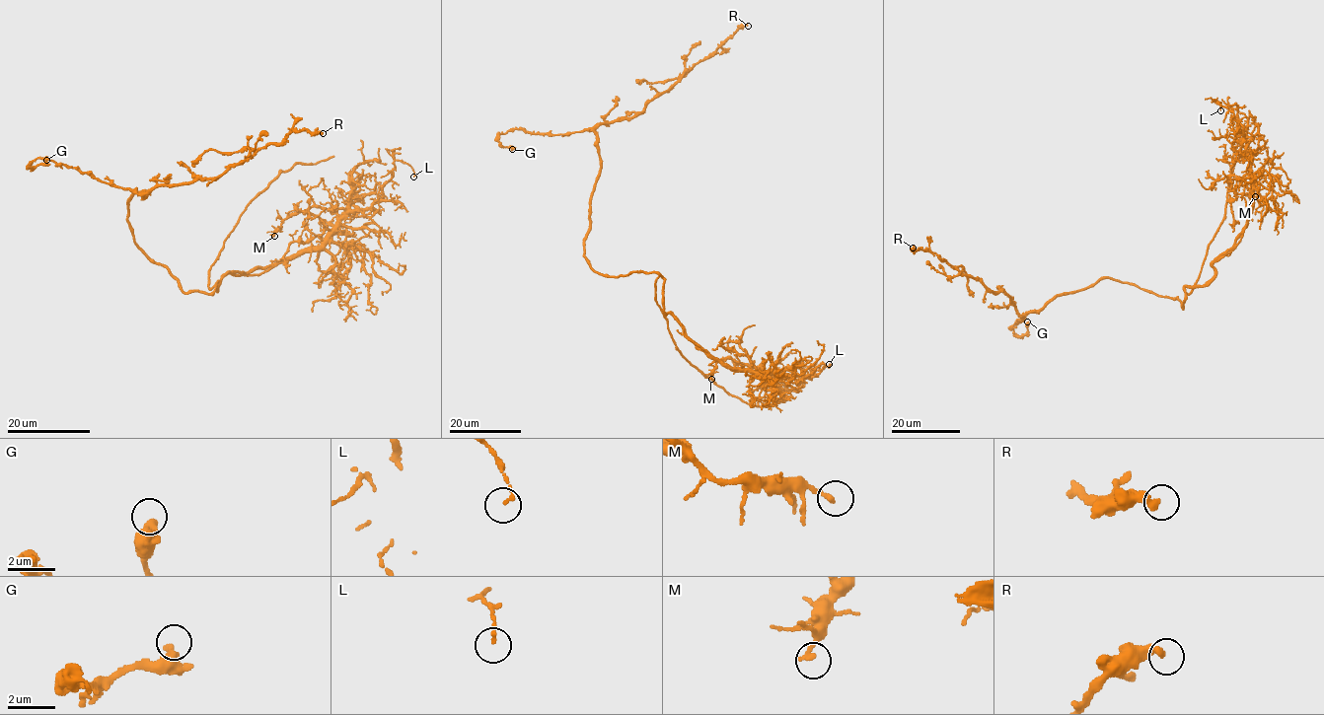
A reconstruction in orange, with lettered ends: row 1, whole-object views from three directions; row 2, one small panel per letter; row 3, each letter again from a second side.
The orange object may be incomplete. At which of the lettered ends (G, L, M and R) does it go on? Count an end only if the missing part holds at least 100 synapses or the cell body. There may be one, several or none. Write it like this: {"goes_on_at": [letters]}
{"goes_on_at": []}

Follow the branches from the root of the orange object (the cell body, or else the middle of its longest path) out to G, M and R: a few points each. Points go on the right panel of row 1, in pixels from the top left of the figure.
G: (1166, 297), (1100, 278), (1083, 289), (1058, 294), (1010, 328), (1024, 335), (1027, 321)
M: (1166, 297), (1183, 309), (1185, 288), (1213, 276), (1246, 223), (1251, 172), (1242, 154), (1228, 182), (1255, 196)
R: (1166, 297), (1100, 278), (1020, 315), (1010, 296), (985, 287), (935, 253), (913, 248)

